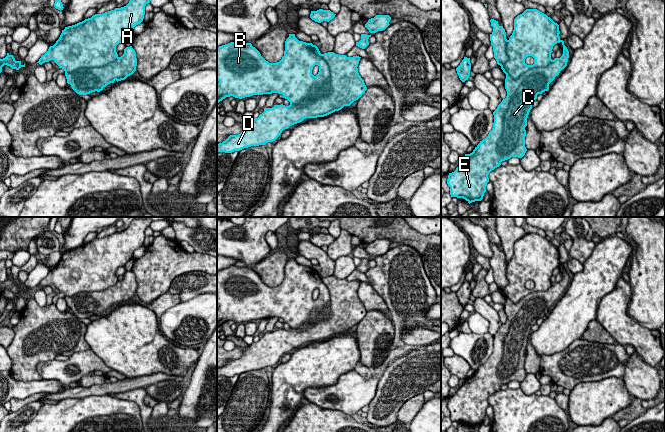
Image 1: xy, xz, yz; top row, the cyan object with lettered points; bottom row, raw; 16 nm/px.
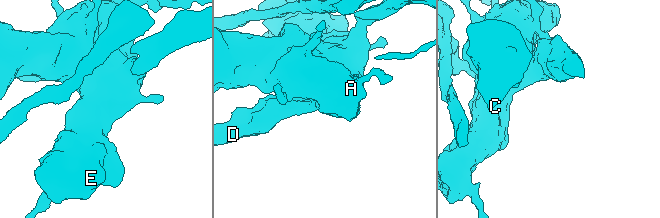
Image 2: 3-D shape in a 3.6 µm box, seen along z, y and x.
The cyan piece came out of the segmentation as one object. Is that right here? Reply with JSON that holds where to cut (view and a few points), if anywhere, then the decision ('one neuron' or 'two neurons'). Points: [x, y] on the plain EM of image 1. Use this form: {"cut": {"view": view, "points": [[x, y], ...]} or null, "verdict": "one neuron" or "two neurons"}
{"cut": {"view": "xz", "points": [[321, 278], [329, 316], [314, 309], [312, 323], [290, 328]]}, "verdict": "two neurons"}

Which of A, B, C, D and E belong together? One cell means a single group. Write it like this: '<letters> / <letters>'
A B / C D E

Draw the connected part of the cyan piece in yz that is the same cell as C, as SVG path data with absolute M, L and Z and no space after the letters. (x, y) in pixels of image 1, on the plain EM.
M564 265L560 266L563 269L562 280L552 284L547 291L531 292L516 304L506 298L507 320L493 336L492 354L472 377L465 378L456 394L448 399L451 421L463 422L469 428L481 425L489 397L502 385L525 379L525 351L532 326L538 318L549 314L549 308L567 290L569 275Z

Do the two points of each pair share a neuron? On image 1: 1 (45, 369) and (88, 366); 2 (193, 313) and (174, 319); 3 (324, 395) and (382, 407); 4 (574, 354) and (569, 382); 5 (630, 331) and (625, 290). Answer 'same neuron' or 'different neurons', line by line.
1: same neuron
2: same neuron
3: different neurons
4: same neuron
5: same neuron

